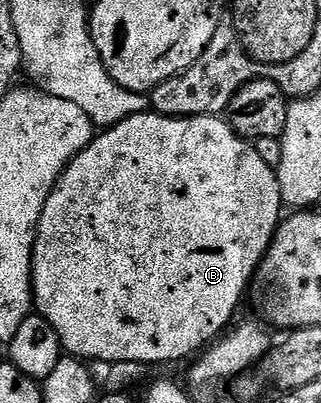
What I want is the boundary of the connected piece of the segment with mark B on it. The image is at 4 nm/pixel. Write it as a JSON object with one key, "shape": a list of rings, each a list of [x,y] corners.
{"shape":[[[149,111],[142,115],[134,115],[130,119],[122,119],[122,123],[105,128],[93,136],[92,141],[80,154],[75,157],[68,166],[64,168],[64,174],[56,180],[56,186],[52,188],[52,194],[46,199],[40,225],[36,228],[36,242],[32,248],[32,296],[34,298],[34,309],[39,316],[44,317],[54,331],[58,331],[61,350],[65,354],[79,357],[85,362],[106,361],[113,363],[115,361],[139,361],[144,362],[149,367],[155,367],[159,361],[180,361],[183,357],[191,358],[199,354],[206,346],[209,346],[224,330],[229,328],[228,324],[232,316],[236,313],[236,308],[240,305],[240,300],[245,300],[246,290],[249,288],[252,280],[252,274],[260,266],[260,261],[264,253],[270,247],[272,237],[276,234],[276,227],[282,220],[282,202],[280,200],[280,182],[276,180],[276,170],[266,167],[258,155],[255,144],[249,143],[245,138],[236,134],[227,120],[215,117],[163,117],[162,114],[155,111]]]}

